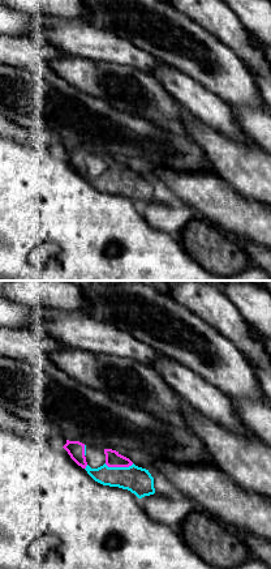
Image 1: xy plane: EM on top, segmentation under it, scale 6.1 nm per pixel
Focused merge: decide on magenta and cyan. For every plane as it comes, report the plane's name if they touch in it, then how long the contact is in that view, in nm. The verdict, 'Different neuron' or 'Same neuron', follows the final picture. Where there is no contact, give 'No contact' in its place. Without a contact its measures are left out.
Touches magenta in xy. Shared border 180 nm

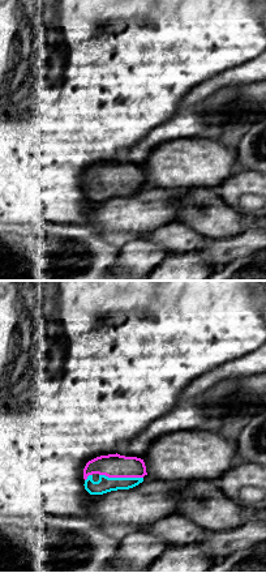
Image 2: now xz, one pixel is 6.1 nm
Touches magenta in xz. Shared border 280 nm

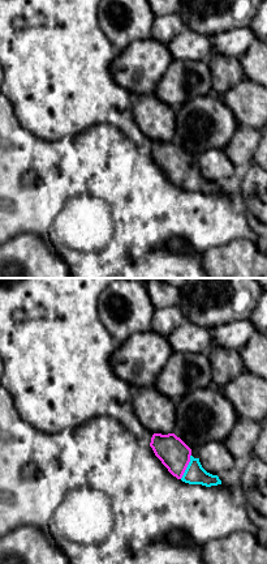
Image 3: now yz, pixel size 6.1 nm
Touches magenta in yz. Shared border 170 nm

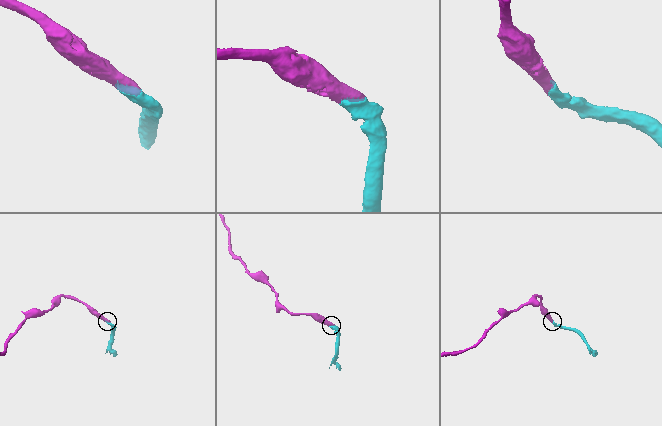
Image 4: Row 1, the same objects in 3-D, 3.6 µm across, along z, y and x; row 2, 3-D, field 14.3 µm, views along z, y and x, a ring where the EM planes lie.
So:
Same neuron

